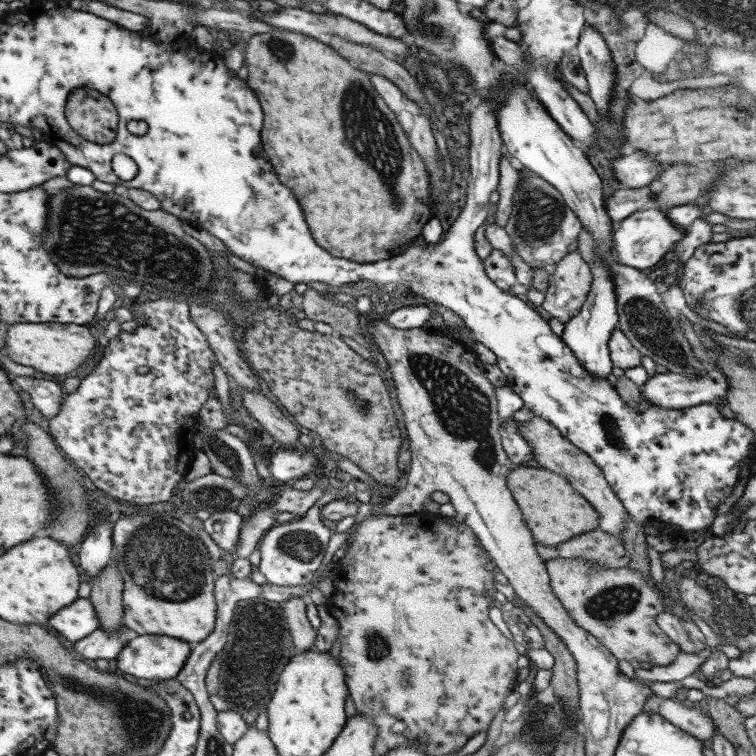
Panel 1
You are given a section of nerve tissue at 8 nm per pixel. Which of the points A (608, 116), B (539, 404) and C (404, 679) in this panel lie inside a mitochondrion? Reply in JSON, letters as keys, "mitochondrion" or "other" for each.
{"A":"other","B":"other","C":"mitochondrion"}

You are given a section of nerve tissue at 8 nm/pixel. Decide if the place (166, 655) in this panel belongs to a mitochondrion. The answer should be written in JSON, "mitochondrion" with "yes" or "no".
{"mitochondrion":"no"}

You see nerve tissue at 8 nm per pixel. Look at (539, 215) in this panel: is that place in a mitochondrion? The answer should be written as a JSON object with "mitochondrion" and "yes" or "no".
{"mitochondrion":"yes"}

